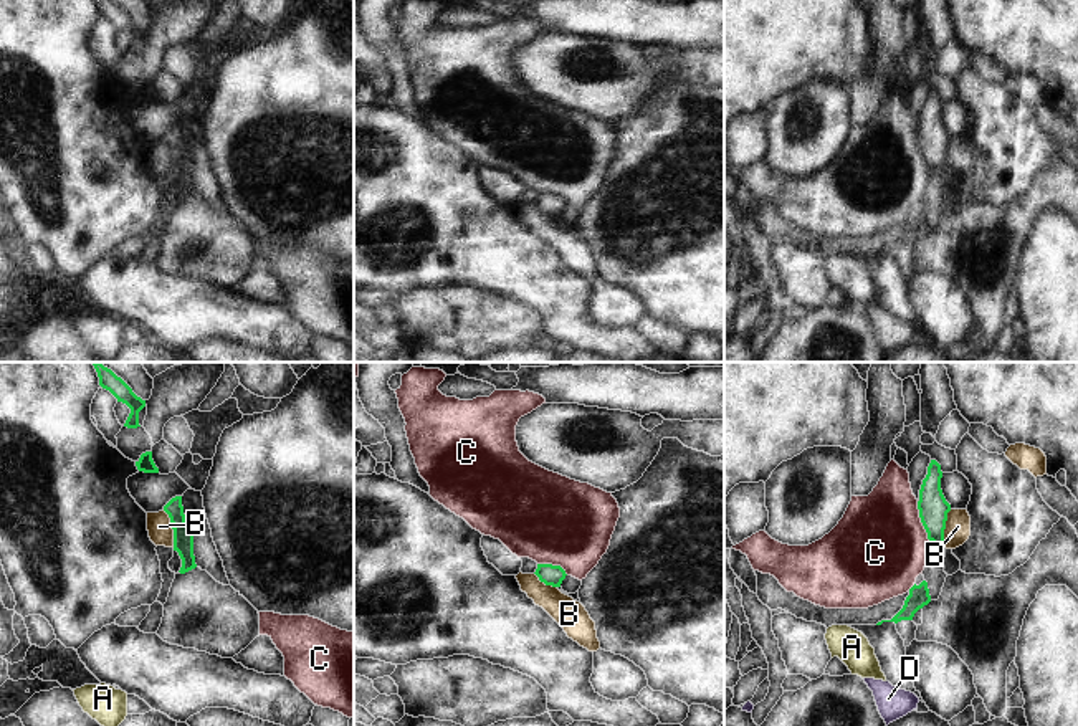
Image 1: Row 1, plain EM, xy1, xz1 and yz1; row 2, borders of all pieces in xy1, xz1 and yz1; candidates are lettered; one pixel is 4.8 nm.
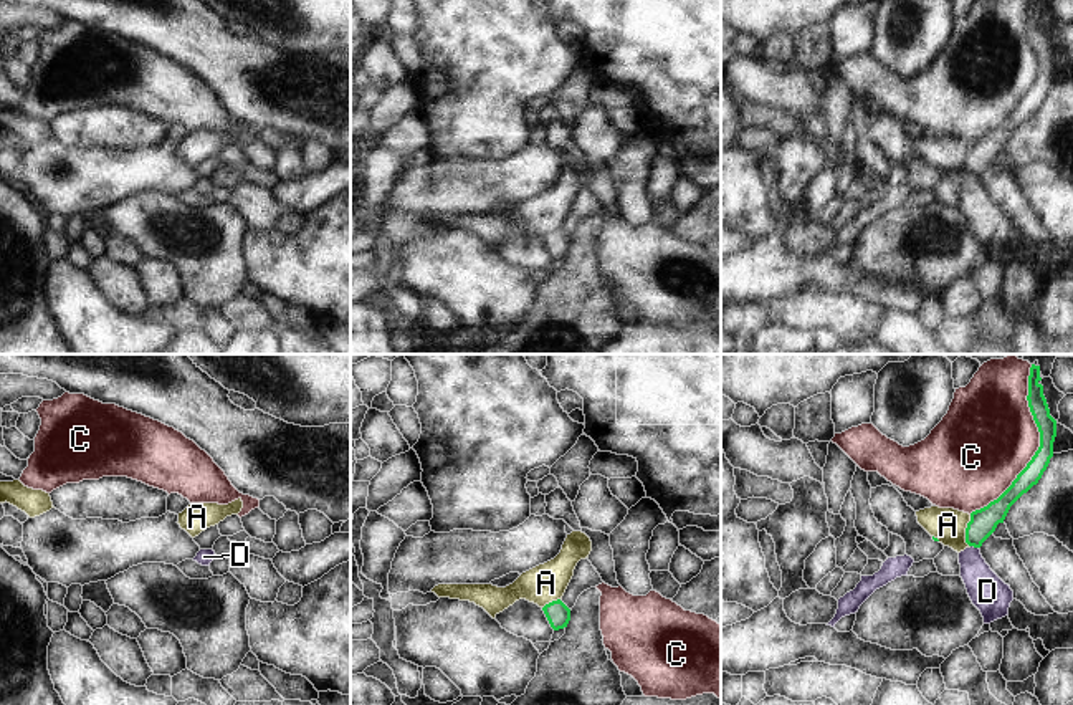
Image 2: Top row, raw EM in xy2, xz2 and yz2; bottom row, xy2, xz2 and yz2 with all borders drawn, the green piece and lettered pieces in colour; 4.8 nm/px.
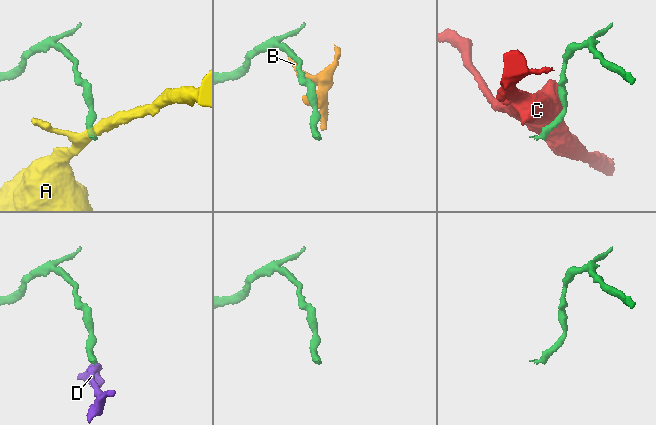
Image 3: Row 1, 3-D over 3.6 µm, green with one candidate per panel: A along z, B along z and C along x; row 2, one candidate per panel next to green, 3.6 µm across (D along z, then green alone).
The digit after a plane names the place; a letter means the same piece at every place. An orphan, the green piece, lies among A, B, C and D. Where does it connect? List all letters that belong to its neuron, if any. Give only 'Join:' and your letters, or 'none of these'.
Join: none of these.

